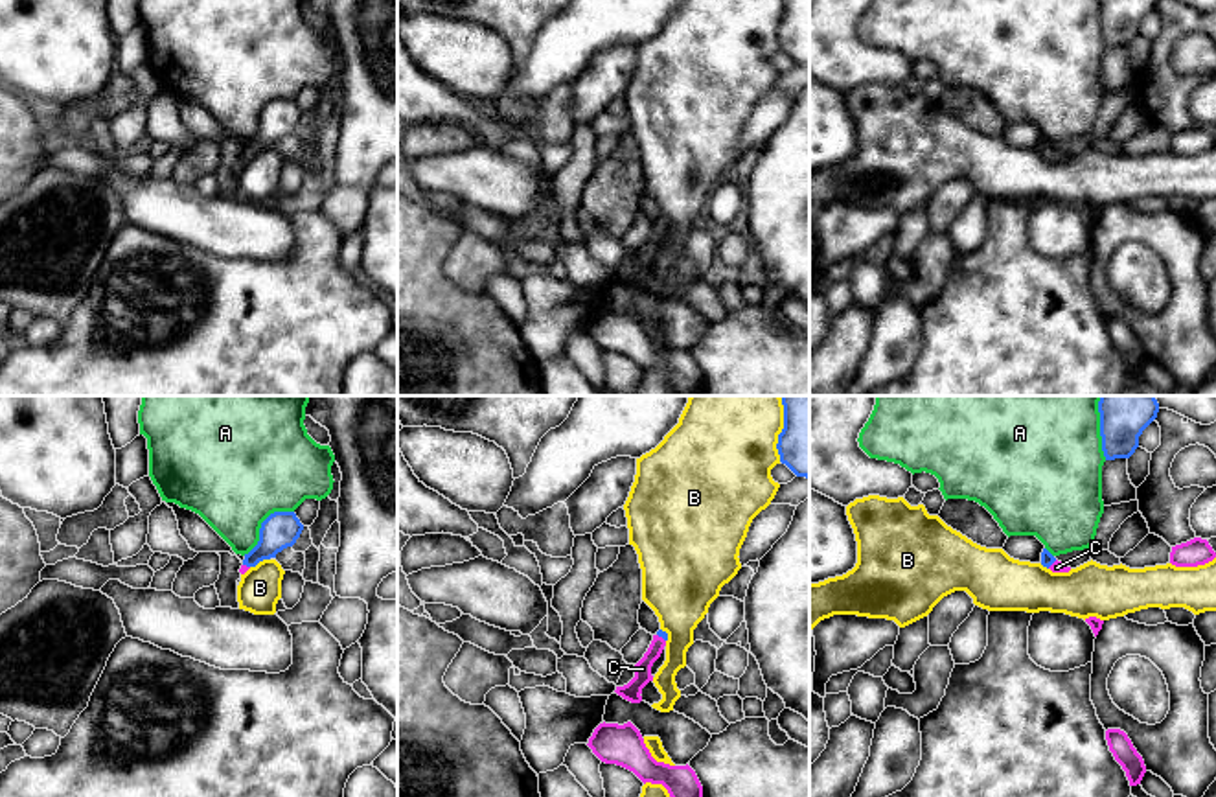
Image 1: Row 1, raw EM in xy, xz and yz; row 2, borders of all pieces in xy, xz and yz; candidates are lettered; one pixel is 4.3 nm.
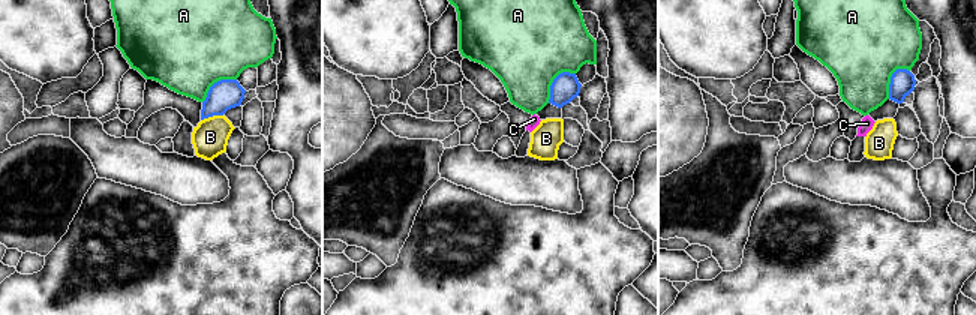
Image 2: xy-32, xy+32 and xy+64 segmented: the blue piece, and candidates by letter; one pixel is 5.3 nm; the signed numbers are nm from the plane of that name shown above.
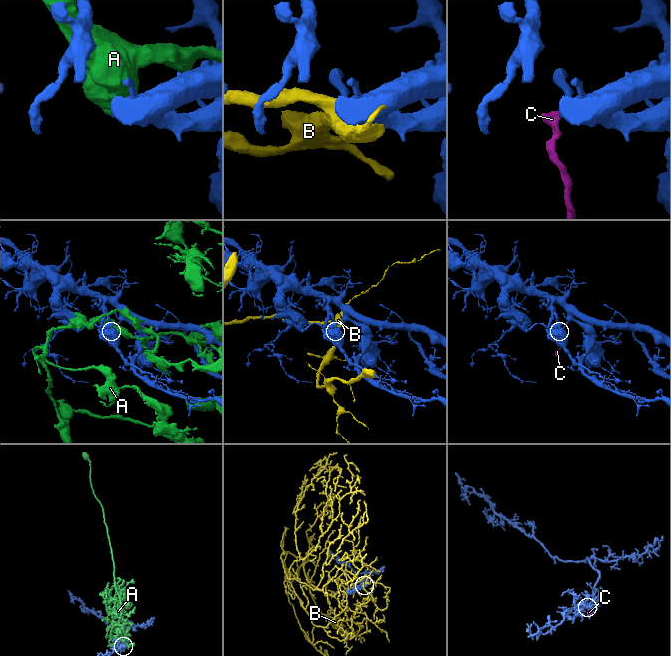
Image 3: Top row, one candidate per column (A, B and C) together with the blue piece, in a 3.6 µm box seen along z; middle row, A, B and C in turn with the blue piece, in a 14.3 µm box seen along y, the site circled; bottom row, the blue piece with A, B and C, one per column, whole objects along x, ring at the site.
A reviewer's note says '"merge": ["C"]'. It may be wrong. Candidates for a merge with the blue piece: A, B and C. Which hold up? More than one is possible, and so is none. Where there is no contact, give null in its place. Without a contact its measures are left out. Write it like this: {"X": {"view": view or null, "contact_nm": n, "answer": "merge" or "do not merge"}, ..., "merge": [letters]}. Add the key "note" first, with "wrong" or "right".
{"note": "right", "A": {"view": "xy", "contact_nm": 300, "answer": "do not merge"}, "B": {"view": "xz", "contact_nm": 280, "answer": "do not merge"}, "C": {"view": "xz", "contact_nm": 50, "answer": "merge"}, "merge": ["C"]}

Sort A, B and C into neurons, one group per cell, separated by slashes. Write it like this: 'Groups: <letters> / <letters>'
Groups: A / B / C

